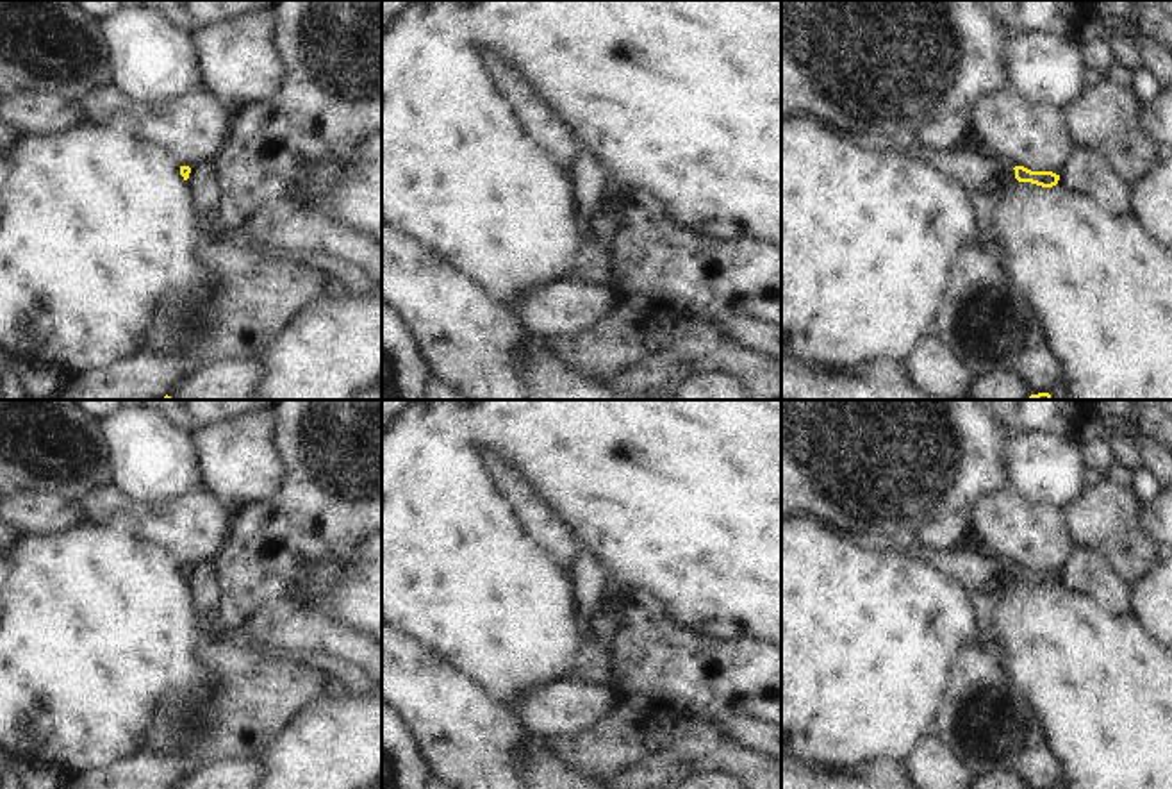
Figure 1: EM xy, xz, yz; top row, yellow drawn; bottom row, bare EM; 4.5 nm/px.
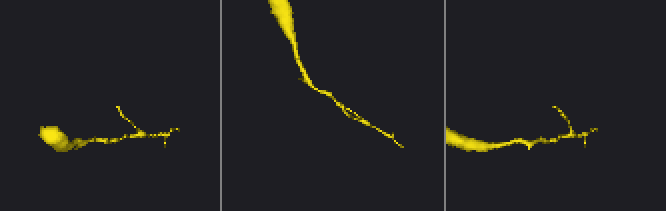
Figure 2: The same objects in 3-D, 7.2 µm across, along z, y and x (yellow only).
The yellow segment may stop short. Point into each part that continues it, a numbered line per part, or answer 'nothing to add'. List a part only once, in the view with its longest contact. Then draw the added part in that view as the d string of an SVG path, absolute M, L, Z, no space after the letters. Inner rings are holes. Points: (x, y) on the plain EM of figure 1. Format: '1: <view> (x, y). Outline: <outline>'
nothing to add

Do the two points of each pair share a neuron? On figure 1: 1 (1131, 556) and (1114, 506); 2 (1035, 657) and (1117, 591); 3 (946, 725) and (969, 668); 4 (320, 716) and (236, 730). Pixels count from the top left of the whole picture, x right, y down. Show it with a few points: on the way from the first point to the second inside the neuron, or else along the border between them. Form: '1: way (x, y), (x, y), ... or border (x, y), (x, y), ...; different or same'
1: way (1122, 543), (1114, 531), (1114, 518); same
2: border (1064, 582), (1112, 613), (1131, 613); different
3: way (955, 711), (969, 693), (969, 682); same
4: border (321, 695), (311, 700), (259, 750); different

